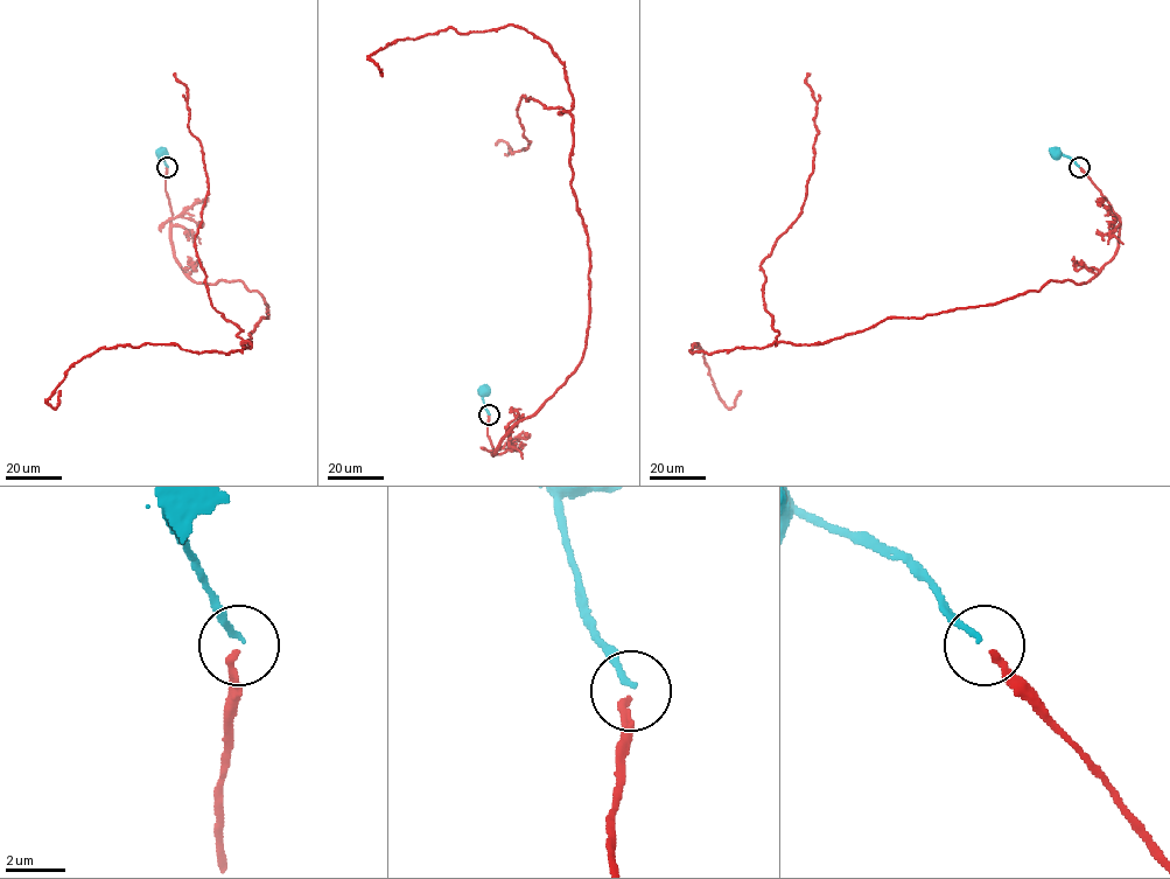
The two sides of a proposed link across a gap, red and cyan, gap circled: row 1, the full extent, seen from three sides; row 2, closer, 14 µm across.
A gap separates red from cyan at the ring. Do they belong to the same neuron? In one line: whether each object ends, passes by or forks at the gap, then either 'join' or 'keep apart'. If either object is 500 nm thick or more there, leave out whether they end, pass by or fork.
red ends; cyan ends; join

